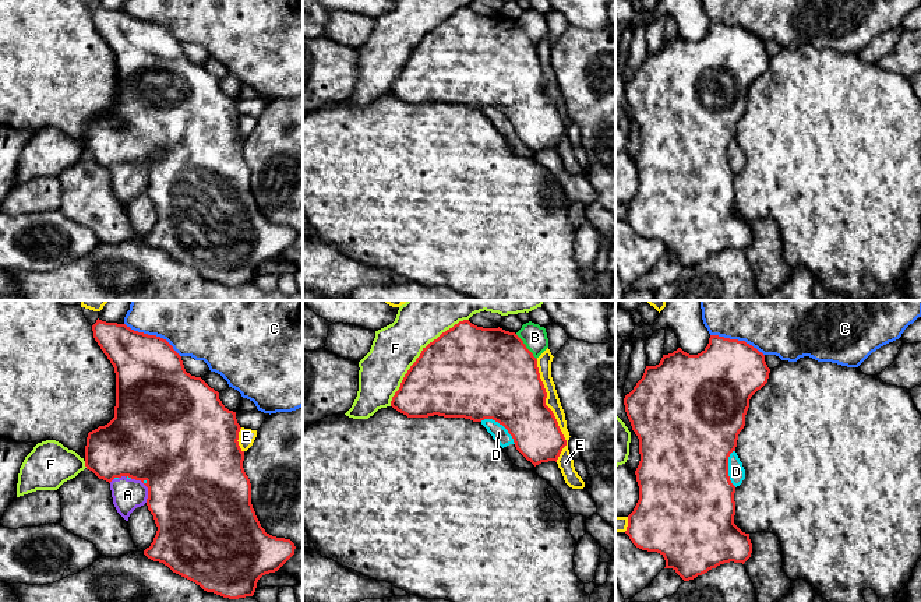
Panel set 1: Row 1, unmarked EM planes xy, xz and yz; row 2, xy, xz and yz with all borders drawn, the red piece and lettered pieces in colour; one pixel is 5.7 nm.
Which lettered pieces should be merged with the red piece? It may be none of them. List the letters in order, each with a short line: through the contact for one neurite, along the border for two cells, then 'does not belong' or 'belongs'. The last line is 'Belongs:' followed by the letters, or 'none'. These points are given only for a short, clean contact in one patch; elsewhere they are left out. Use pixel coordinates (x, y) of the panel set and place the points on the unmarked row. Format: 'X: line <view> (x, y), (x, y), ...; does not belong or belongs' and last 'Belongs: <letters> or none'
A: does not belong
B: does not belong
C: does not belong
D: does not belong
E: does not belong
F: does not belong
Belongs: none

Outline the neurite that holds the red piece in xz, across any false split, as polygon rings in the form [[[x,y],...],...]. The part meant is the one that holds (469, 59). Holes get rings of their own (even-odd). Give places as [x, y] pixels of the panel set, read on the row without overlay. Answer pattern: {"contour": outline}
{"contour": [[[469,7],[459,8],[423,35],[405,61],[391,94],[407,105],[465,105],[473,109],[493,106],[512,123],[516,137],[534,154],[558,147],[567,127],[553,98],[546,92],[547,80],[540,66],[537,46],[515,21],[502,15],[483,15]]]}

